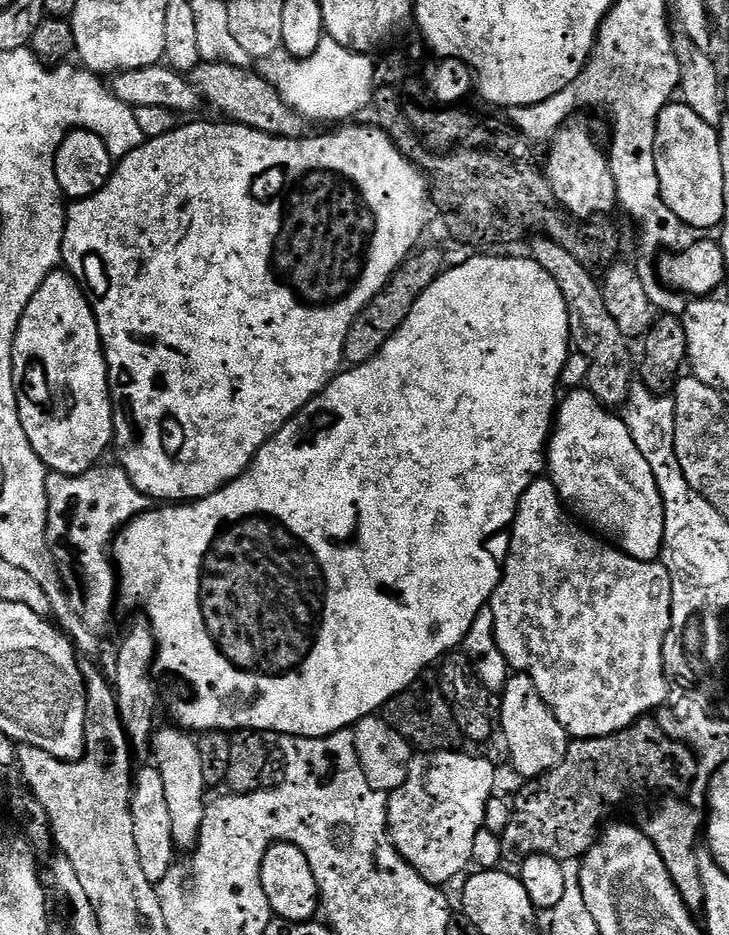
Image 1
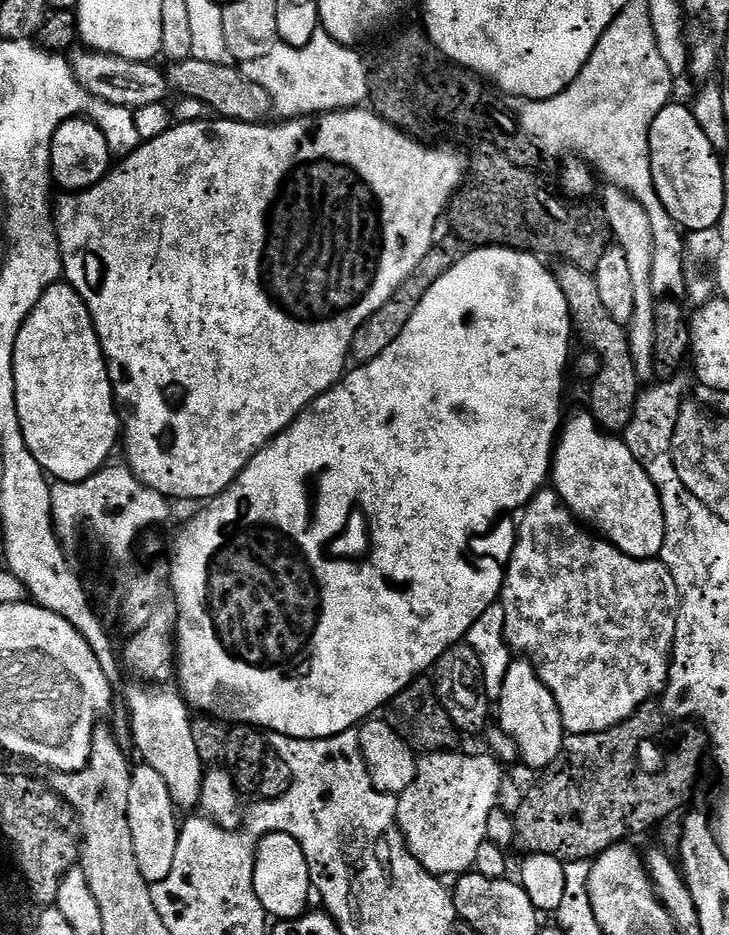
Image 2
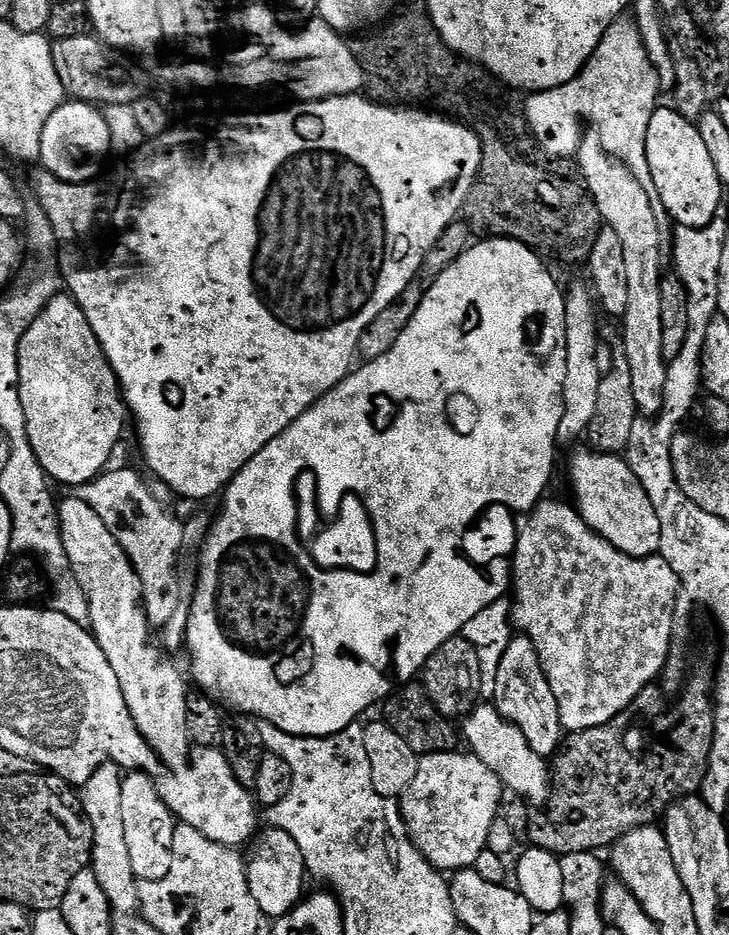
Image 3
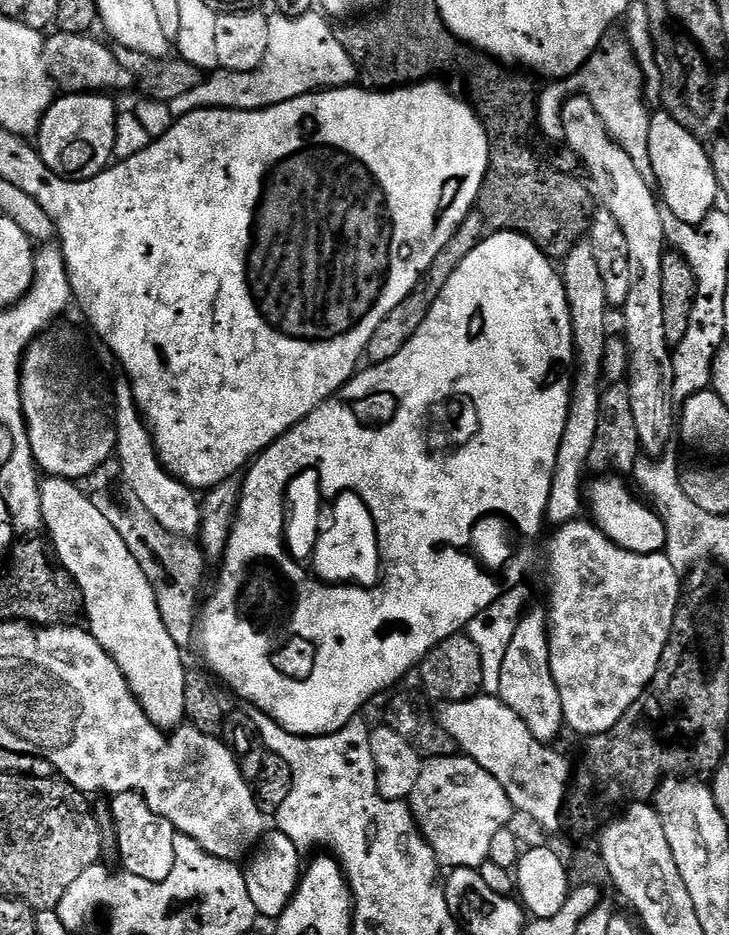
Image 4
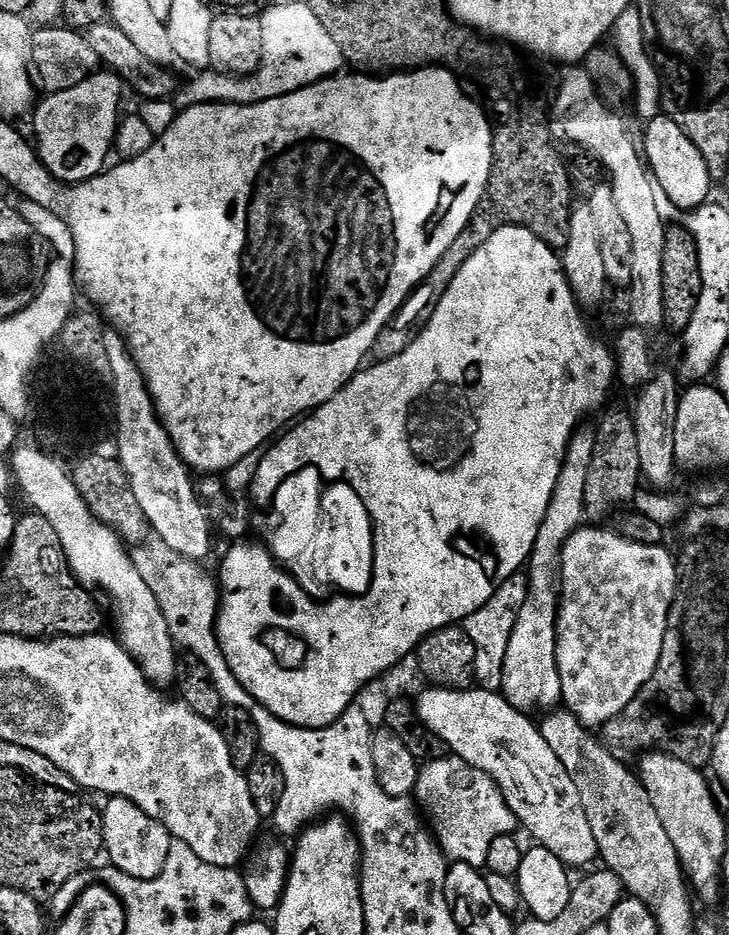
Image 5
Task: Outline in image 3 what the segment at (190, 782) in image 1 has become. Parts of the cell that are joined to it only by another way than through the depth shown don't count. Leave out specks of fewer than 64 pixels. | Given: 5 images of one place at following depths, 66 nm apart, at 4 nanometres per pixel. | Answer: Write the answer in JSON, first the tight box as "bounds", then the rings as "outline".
{"bounds":[58,498,194,770],"outline":[[[71,498],[61,503],[58,508],[60,518],[60,537],[66,550],[66,558],[70,558],[70,566],[82,586],[90,606],[90,631],[95,636],[98,646],[102,646],[102,654],[106,654],[106,662],[114,670],[118,678],[118,686],[122,686],[122,698],[126,698],[126,706],[134,718],[134,726],[146,738],[146,742],[156,752],[161,765],[172,770],[189,763],[190,753],[194,747],[192,735],[188,732],[186,722],[186,702],[188,701],[189,685],[184,685],[184,676],[176,669],[171,655],[154,639],[154,629],[148,624],[147,614],[141,603],[140,578],[135,572],[135,566],[119,545],[114,534],[106,528],[105,522],[91,509],[86,502]]]}

